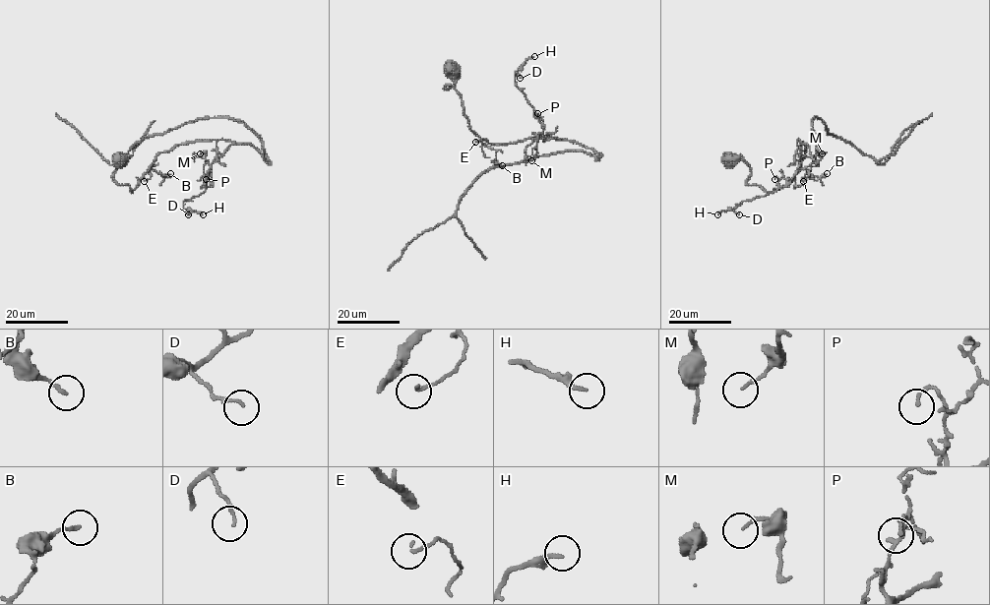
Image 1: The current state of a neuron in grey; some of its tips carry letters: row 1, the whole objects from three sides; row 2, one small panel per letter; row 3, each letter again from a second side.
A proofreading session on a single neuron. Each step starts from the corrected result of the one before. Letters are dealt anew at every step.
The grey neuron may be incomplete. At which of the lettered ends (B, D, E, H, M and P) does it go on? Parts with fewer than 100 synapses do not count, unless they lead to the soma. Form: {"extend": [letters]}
{"extend": []}

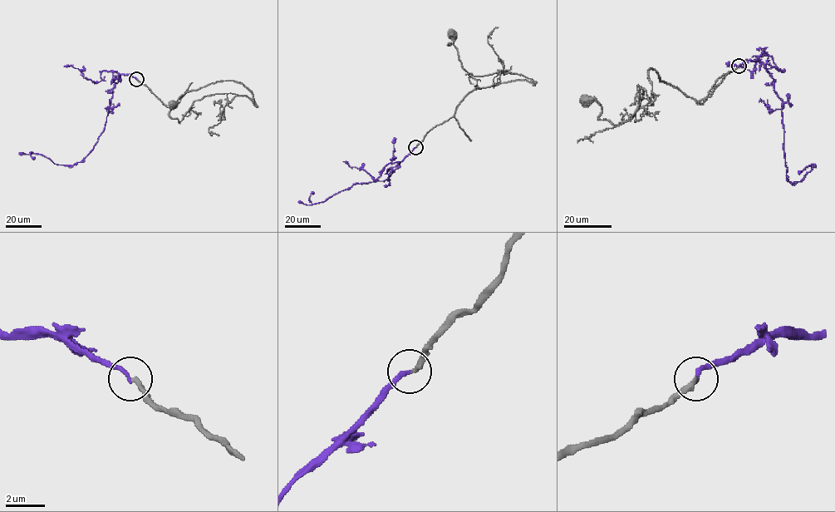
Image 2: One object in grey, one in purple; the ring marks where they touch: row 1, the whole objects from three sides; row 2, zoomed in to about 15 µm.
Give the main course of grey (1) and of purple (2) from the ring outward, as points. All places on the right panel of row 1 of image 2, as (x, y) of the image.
1: (739, 66), (702, 104), (650, 68), (655, 99), (637, 86), (639, 107), (620, 124), (587, 101)
2: (739, 66), (759, 61), (773, 80), (774, 91), (783, 100), (788, 179), (799, 182), (815, 165), (799, 173)

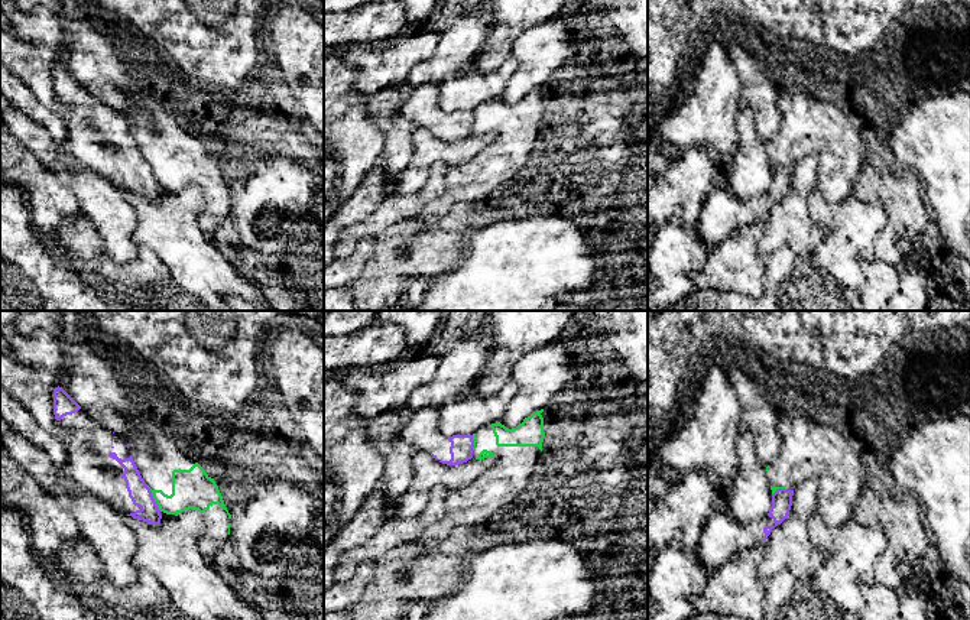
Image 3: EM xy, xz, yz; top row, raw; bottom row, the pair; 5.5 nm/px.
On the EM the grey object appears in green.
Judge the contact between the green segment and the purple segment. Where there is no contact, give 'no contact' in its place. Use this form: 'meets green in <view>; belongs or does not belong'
meets green in xy; does not belong

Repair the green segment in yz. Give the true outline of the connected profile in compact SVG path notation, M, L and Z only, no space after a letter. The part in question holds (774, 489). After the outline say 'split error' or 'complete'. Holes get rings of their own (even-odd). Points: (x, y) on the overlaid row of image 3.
M792 410L782 415L776 429L781 436L779 452L773 462L766 467L772 494L778 488L795 490L801 483L815 478L815 513L828 526L843 526L850 520L854 506L866 487L867 473L872 468L866 452L833 426L817 423L814 419Z; split error

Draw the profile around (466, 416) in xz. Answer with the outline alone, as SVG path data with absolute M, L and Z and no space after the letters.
M509 380L490 396L473 395L444 406L439 412L441 434L444 436L473 435L478 429L500 422L516 392L516 383Z

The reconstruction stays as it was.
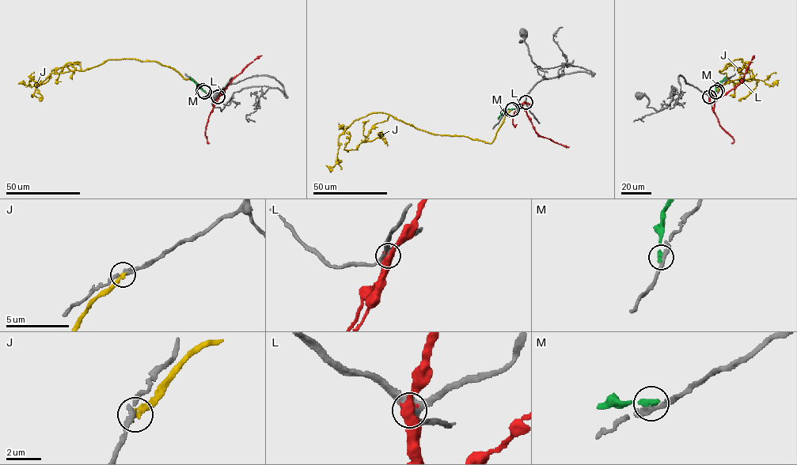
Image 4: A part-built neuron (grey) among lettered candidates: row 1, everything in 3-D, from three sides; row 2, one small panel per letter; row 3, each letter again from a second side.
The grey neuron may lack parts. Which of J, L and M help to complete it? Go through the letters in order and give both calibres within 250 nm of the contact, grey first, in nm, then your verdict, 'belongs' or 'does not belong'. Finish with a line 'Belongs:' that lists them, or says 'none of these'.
J: 200 nm thick on the grey side, 280 nm on the other; does not belong
L: 440 nm thick on the grey side, 500 nm on the other; does not belong
M: 240 nm thick on the grey side, 320 nm on the other; does not belong
Belongs: none of these

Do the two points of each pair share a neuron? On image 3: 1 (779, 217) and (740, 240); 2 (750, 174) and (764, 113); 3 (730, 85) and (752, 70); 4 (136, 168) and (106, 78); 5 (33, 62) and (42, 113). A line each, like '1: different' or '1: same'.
1: different
2: different
3: different
4: different
5: different

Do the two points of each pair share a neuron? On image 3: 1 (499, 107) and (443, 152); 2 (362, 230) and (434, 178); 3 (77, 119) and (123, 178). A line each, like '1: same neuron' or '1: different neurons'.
1: different neurons
2: same neuron
3: same neuron

